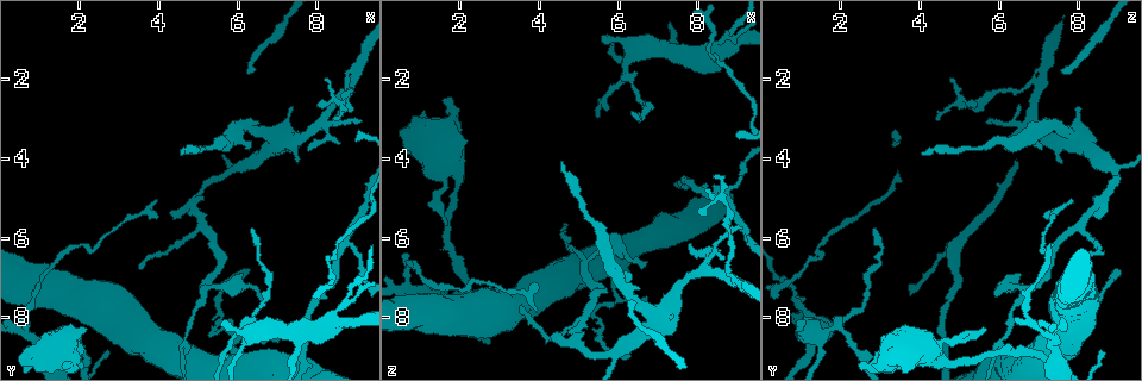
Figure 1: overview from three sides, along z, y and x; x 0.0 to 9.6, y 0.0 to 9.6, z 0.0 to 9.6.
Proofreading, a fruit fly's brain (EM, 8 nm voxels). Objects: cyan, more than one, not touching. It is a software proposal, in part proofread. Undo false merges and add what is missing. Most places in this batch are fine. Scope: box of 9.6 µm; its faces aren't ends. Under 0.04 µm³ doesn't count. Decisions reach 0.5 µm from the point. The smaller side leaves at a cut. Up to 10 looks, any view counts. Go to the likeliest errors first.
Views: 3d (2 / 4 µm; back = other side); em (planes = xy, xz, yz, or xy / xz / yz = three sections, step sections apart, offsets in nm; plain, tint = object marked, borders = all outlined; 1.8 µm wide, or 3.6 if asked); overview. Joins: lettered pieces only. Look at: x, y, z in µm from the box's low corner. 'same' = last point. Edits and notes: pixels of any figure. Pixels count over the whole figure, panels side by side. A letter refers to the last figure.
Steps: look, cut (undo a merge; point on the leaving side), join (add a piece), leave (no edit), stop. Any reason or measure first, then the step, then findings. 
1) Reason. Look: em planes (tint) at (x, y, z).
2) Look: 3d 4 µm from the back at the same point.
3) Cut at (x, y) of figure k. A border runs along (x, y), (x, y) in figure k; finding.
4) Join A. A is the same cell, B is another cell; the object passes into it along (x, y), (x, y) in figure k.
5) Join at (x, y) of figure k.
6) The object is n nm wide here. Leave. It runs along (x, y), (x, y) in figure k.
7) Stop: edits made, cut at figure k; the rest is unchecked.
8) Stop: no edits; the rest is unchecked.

An open end. Look: 3d 4 µm at (5.55, 8.20, 1.05).

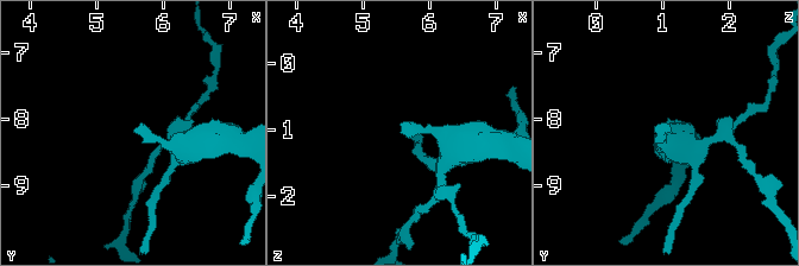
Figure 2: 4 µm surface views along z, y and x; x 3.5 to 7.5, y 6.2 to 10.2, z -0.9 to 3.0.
Need the tissue. Look: em yz step 4 (tint) at (5.55, 8.20, 1.00).

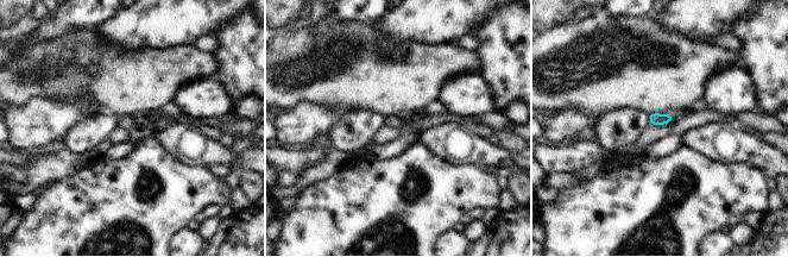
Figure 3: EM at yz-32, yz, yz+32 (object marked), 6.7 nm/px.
Another direction. Look: em xy step 8 (borders) at the same point.

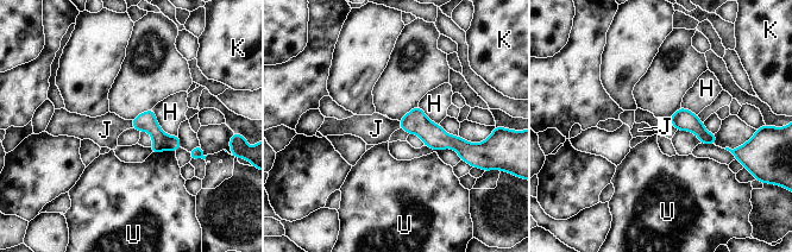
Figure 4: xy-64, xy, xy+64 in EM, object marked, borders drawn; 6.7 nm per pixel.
Join at (105, 130) of figure 4. J is the same cell, H, K and U are other cells; the object passes into it along (146, 121), (132, 123), (105, 130) in figure 4; the cell continues.

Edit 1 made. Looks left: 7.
See it whole again. Look: overview.

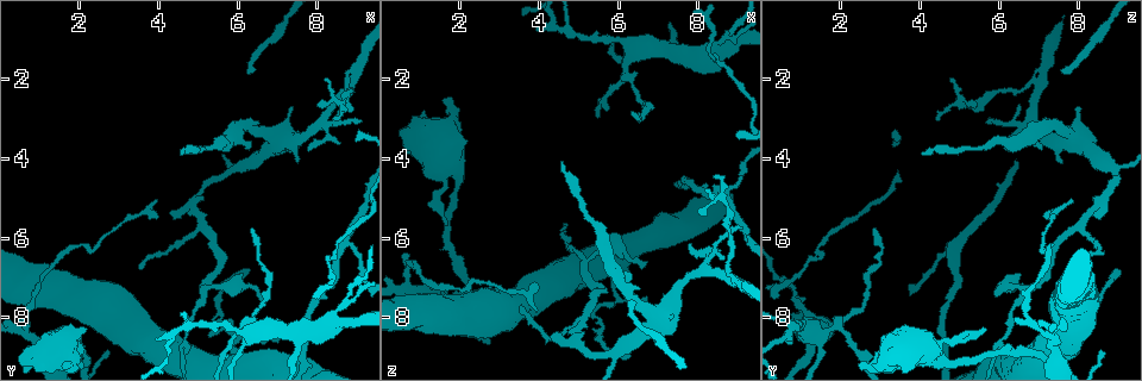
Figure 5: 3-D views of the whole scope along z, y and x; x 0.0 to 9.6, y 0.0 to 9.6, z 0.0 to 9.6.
Three-way junction. Look: em yz step 8 (tint) at (8.60, 6.25, 4.85).

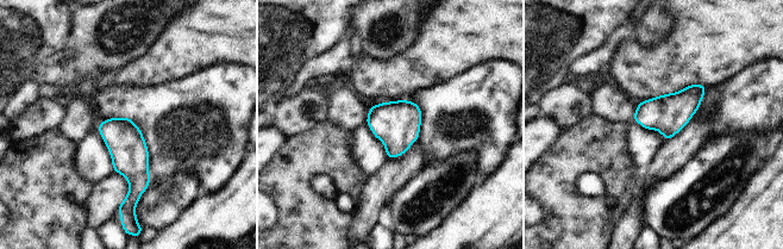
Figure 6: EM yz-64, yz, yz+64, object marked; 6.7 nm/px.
Look: em planes (borders) at the same point.

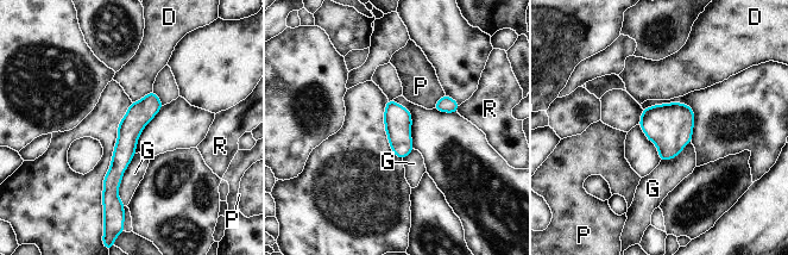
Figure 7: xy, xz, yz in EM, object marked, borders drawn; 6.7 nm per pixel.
Leave. D, G, P and R are other cells; a border runs along (136, 154), (119, 186), (124, 205) in figure 7; continuous, no second cell.

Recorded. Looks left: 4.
Tapers out. Look: 3d 2 µm at (7.35, 2.75, 8.00).

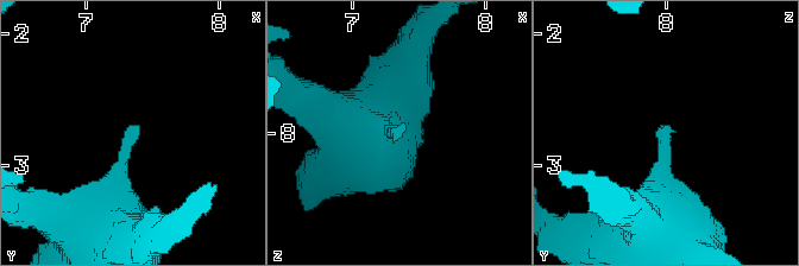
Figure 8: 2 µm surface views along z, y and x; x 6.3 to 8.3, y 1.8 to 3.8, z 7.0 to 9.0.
Look: em yz step 4 (borders) at (7.42, 2.72, 7.96).

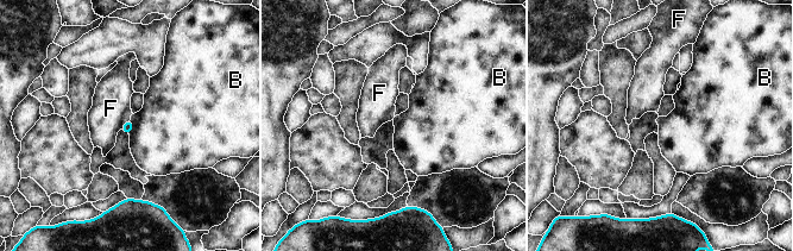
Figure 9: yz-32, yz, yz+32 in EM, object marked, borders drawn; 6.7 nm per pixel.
Look: em planes (borders) at the same point.

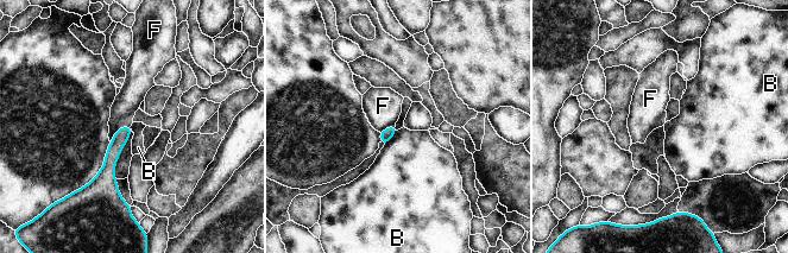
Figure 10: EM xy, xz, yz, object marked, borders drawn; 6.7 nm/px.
The object is 80 nm wide here. Leave. B and F are other cells; a border runs along (398, 130), (384, 145) in figure 10; no lettered piece goes on from it.

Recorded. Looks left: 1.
Stop: edits made, join at figure 4; the rest is unchecked.

